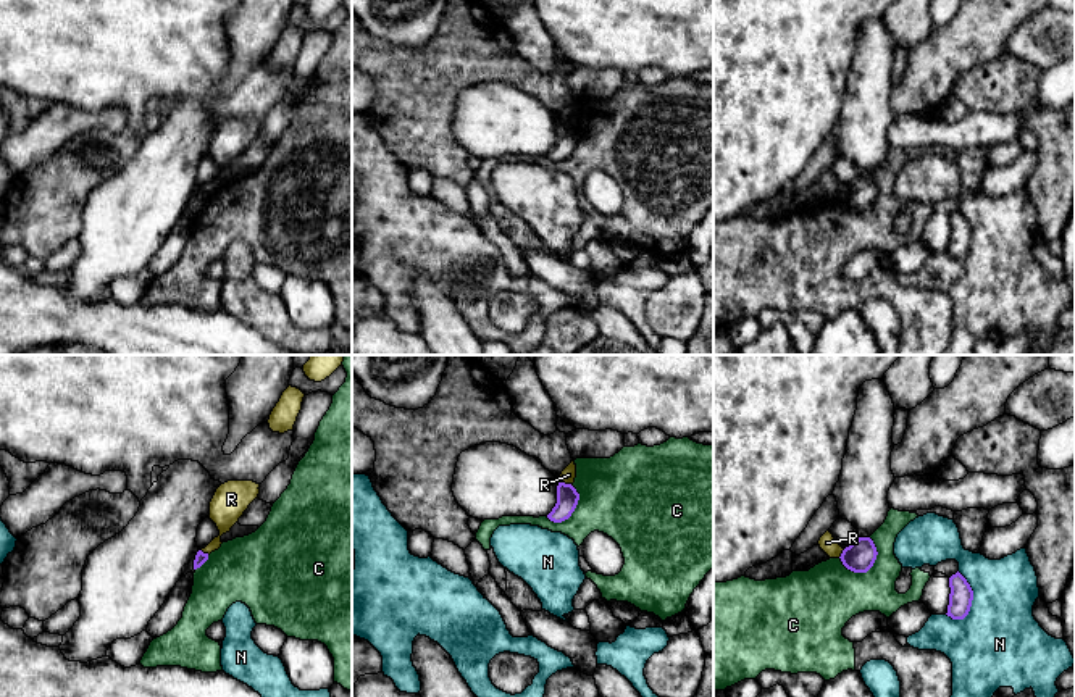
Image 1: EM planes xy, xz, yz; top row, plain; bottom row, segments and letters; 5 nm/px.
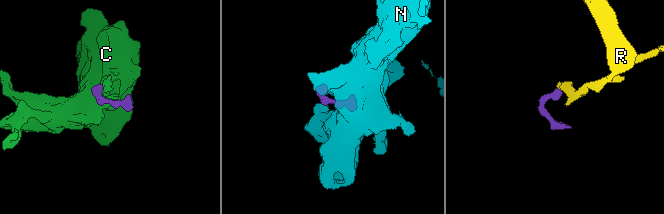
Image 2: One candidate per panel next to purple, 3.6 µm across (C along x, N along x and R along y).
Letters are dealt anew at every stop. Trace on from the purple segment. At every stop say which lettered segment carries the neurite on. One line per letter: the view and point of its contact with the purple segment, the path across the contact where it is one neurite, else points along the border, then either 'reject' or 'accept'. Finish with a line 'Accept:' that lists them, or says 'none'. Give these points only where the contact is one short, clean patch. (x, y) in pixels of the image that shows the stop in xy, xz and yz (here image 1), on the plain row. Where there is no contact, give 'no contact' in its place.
C: meets purple in yz at (874, 200); reject
N: meets purple in yz at (972, 237); reject
R: meets purple in xz at (567, 123); border along xz (560, 120), (572, 125); reject
Accept: none

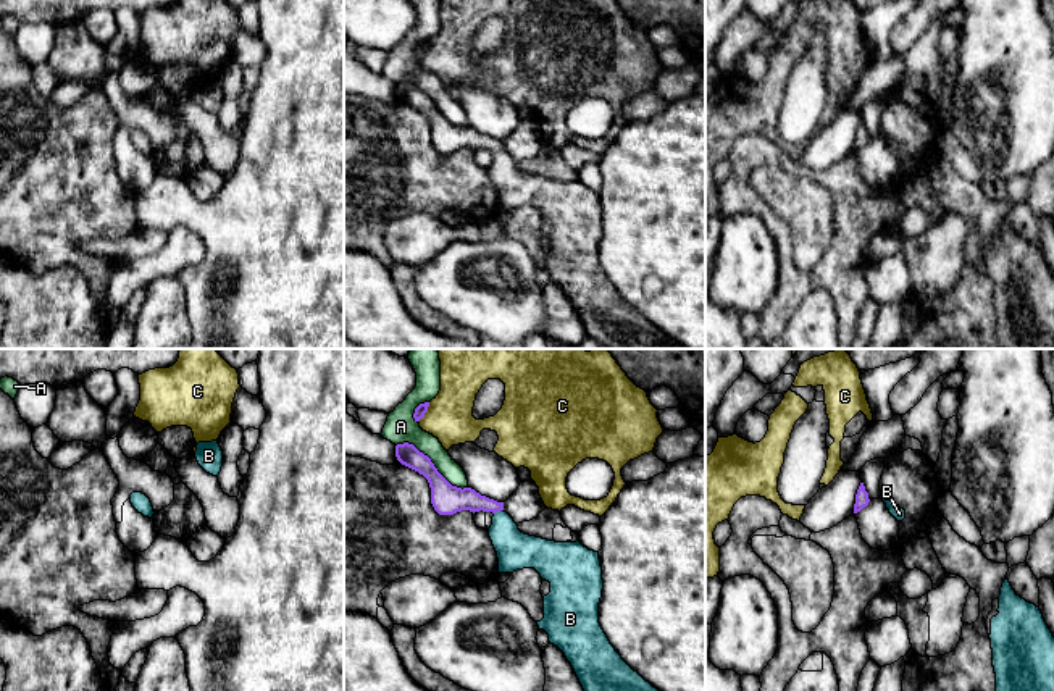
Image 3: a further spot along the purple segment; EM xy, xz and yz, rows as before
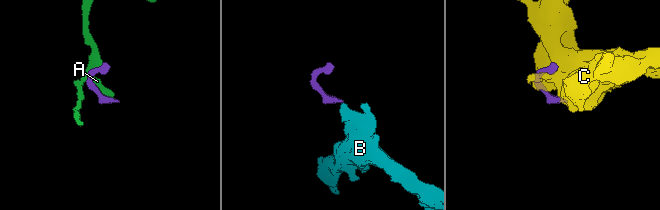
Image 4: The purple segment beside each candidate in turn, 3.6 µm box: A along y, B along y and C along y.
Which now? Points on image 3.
A: meets purple in xz at (431, 100); reject
B: meets purple in xz at (497, 149); runs through xz (449, 138), (470, 138), (497, 149), (504, 173), (515, 189); accept
C: meets purple in xz at (425, 50); reject
Accept: B

